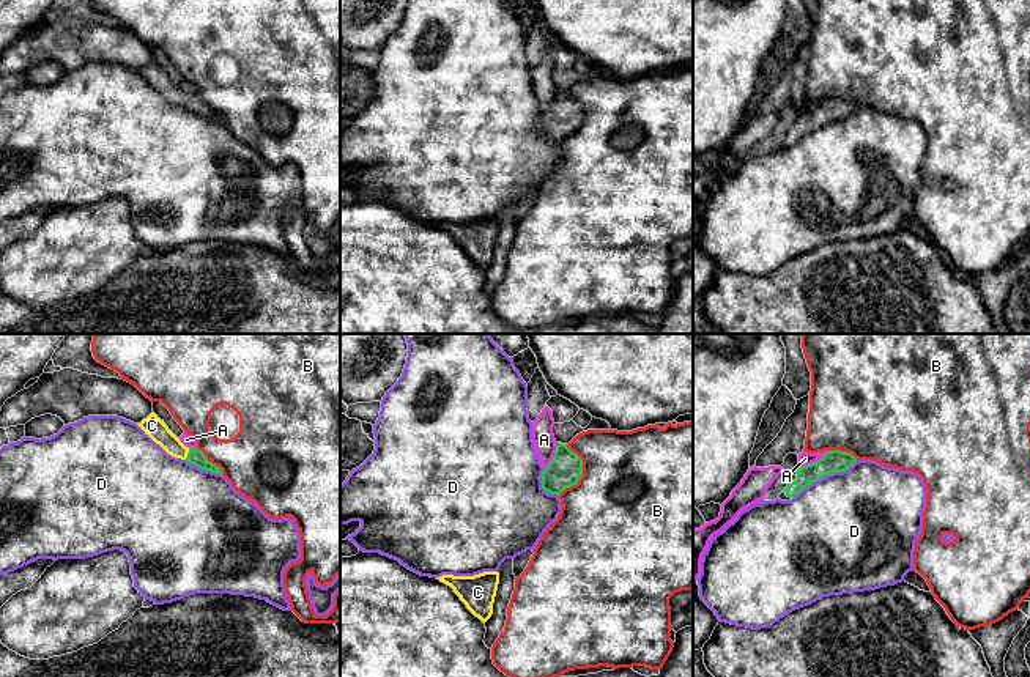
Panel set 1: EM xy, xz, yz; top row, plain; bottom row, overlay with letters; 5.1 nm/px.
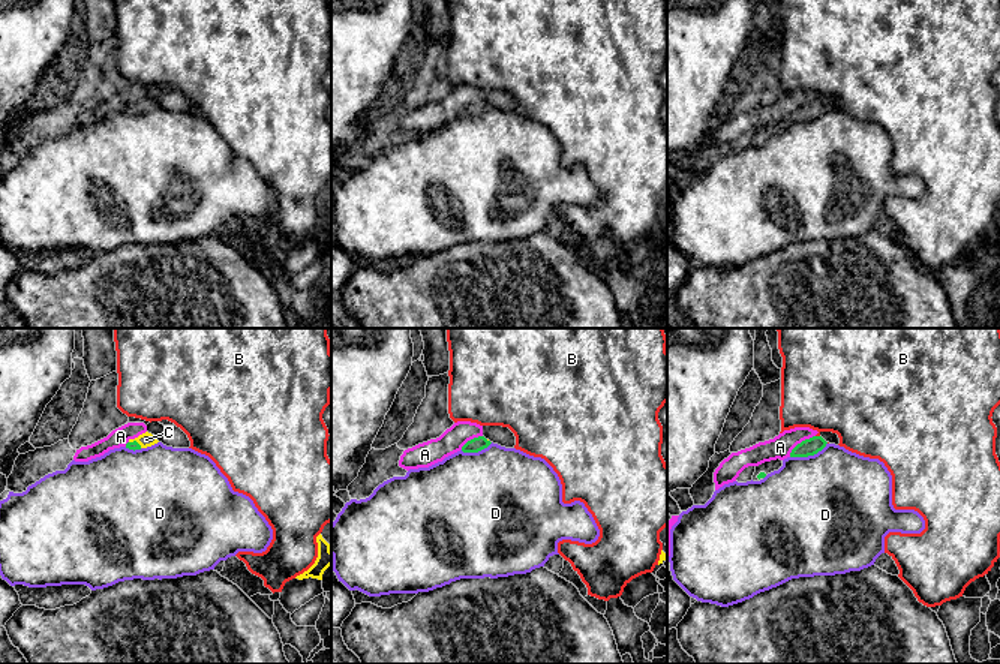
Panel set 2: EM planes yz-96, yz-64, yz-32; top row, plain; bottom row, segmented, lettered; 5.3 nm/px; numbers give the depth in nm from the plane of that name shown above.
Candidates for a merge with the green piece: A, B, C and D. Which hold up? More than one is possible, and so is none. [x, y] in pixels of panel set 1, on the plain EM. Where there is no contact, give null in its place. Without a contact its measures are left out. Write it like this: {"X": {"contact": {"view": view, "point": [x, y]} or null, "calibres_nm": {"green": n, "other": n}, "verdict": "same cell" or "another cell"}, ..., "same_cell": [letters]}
{"A": {"contact": {"view": "yz", "point": [815, 109]}, "calibres_nm": {"green": 110, "other": 70}, "verdict": "another cell"}, "B": {"contact": {"view": "xz", "point": [581, 120]}, "calibres_nm": {"green": 170, "other": 500}, "verdict": "another cell"}, "C": {"contact": {"view": "xy", "point": [188, 101]}, "calibres_nm": {"green": 90, "other": 100}, "verdict": "same cell"}, "D": {"contact": {"view": "yz", "point": [833, 118]}, "calibres_nm": {"green": 110, "other": 480}, "verdict": "another cell"}, "same_cell": ["C"]}

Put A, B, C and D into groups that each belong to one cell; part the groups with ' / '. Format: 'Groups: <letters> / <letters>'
Groups: A / B / C / D

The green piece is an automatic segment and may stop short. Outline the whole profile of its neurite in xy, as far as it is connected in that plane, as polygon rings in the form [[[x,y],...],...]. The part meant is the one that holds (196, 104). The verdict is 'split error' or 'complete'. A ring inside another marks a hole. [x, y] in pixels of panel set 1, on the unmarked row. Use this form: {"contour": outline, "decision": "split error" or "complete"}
{"contour": [[[154,60],[137,72],[169,102],[186,107],[200,117],[222,121],[222,117],[213,112],[202,98],[197,94],[186,94]]], "decision": "split error"}

